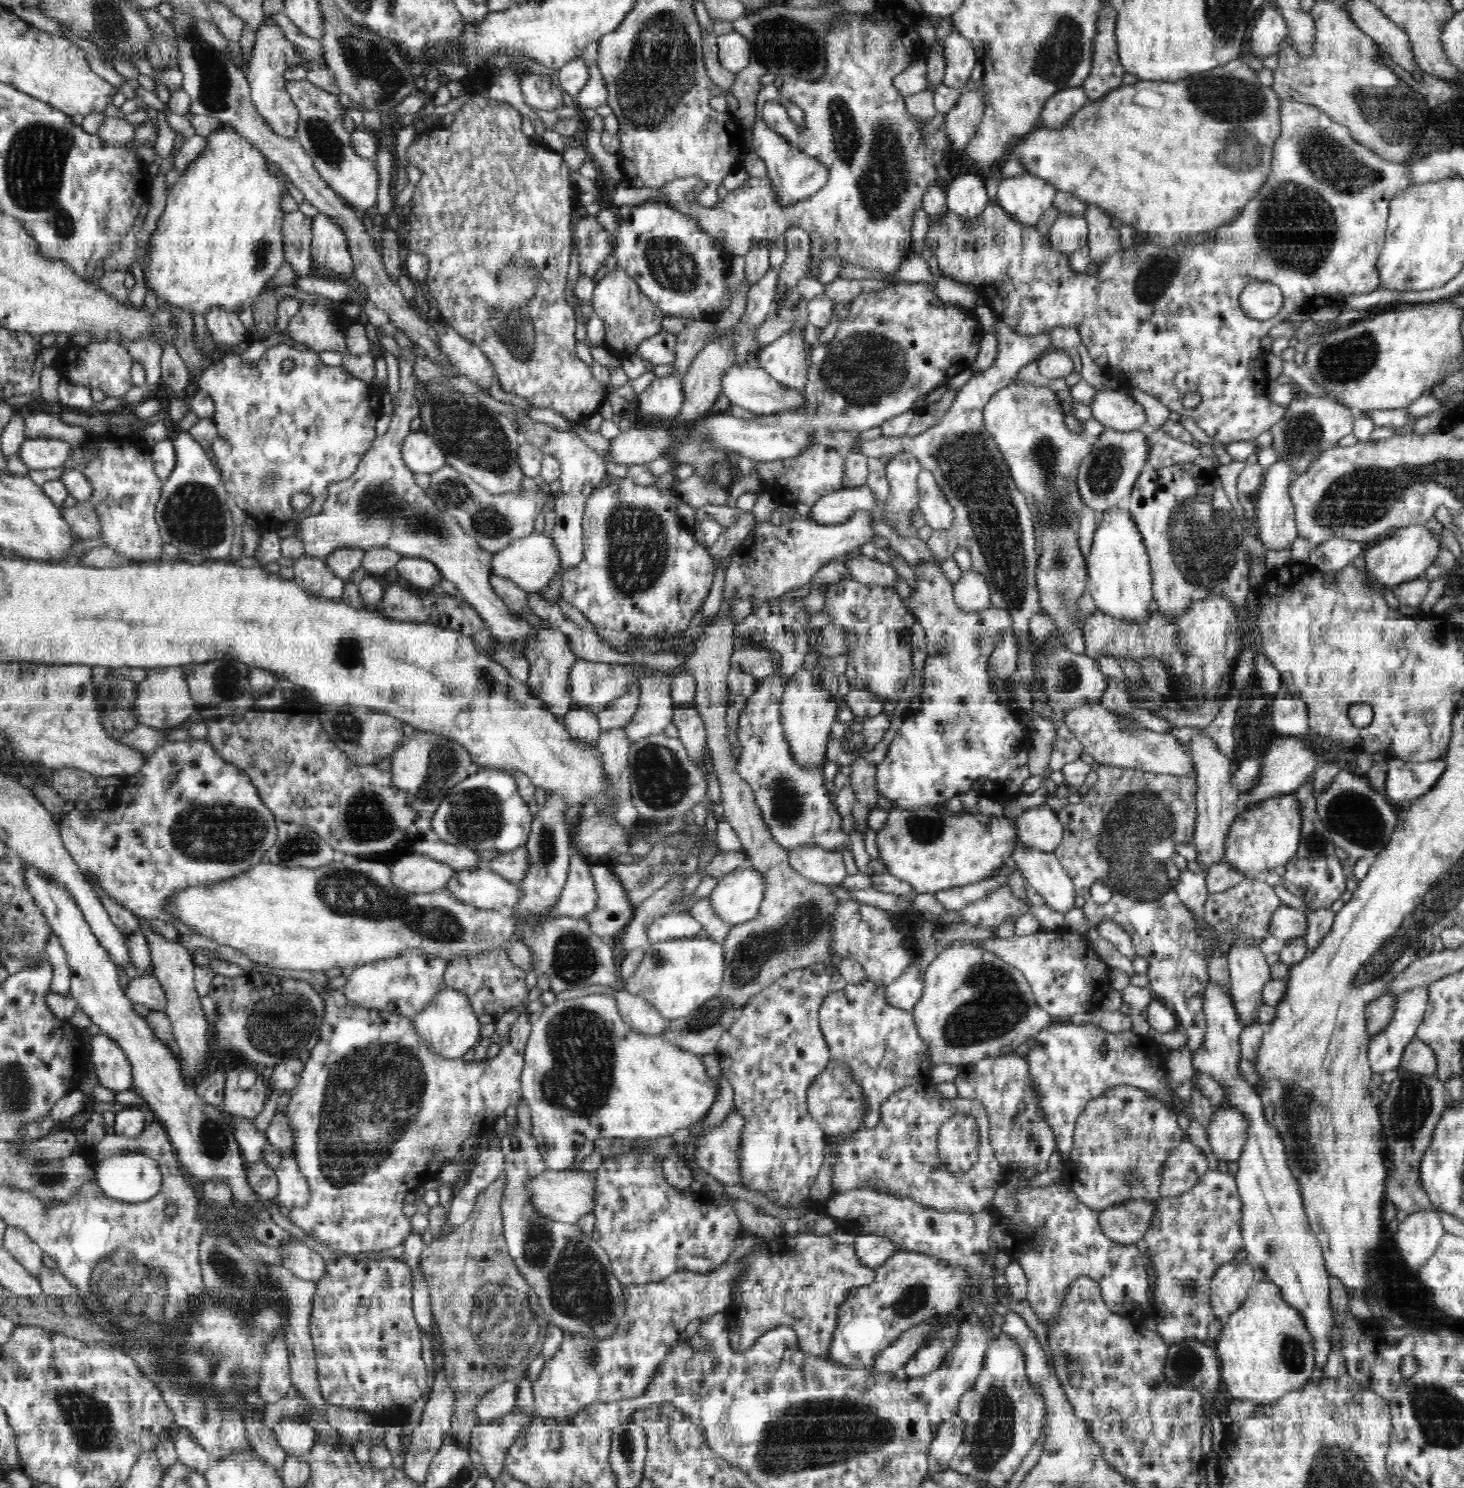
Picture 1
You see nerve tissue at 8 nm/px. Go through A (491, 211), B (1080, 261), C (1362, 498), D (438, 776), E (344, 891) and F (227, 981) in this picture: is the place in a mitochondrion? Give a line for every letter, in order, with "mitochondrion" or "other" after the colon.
A: mitochondrion
B: other
C: mitochondrion
D: mitochondrion
E: mitochondrion
F: other

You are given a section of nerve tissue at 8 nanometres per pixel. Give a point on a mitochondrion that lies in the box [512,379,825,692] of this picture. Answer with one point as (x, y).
(637, 540)

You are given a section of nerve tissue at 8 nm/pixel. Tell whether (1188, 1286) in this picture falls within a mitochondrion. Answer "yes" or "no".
yes

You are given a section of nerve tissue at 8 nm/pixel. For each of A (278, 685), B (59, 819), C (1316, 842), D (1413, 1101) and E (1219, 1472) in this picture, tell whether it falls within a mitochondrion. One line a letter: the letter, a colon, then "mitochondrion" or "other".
A: other
B: other
C: mitochondrion
D: mitochondrion
E: other

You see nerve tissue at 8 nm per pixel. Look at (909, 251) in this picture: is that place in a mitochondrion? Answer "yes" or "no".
no

